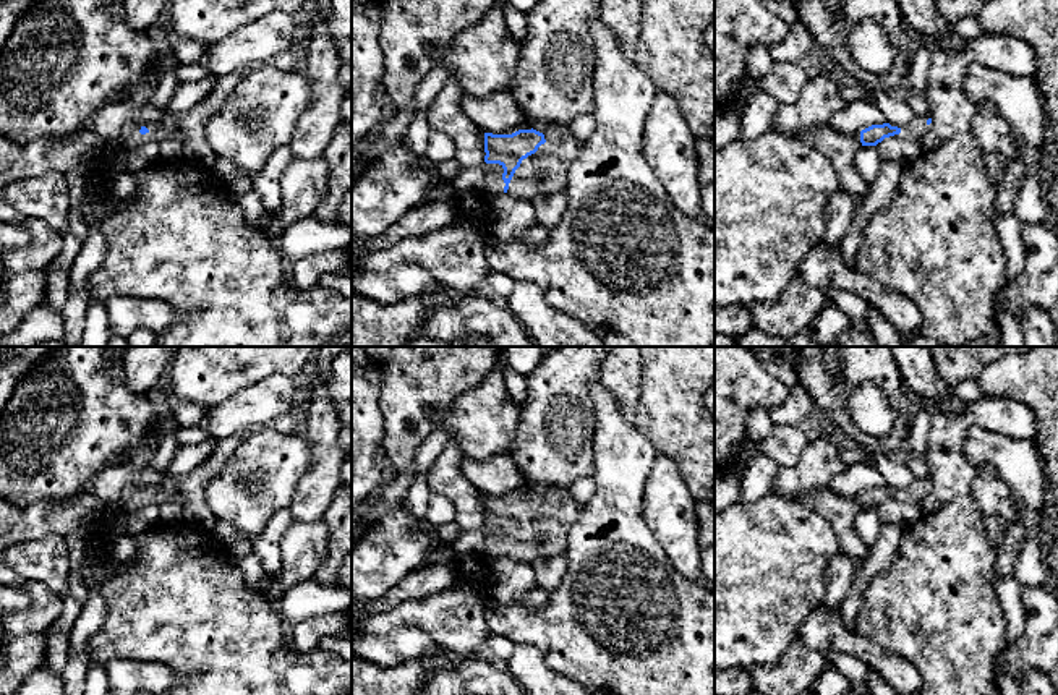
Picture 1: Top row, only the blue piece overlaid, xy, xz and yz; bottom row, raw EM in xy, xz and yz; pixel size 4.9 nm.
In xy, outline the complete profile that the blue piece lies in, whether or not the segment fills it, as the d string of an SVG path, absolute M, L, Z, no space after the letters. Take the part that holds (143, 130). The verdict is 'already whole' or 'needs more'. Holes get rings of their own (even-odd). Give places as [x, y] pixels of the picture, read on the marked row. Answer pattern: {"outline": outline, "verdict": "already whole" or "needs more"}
{"outline": "M214 89L188 112L164 112L156 122L146 125L128 122L123 125L122 144L126 149L133 149L146 143L159 143L173 138L183 144L183 159L212 167L217 156L207 143L206 125L209 118L222 109L225 97L224 92Z", "verdict": "needs more"}

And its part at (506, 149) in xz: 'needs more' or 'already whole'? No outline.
needs more

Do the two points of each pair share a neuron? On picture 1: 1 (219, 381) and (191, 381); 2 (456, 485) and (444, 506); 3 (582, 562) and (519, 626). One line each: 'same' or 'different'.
1: same
2: different
3: same

